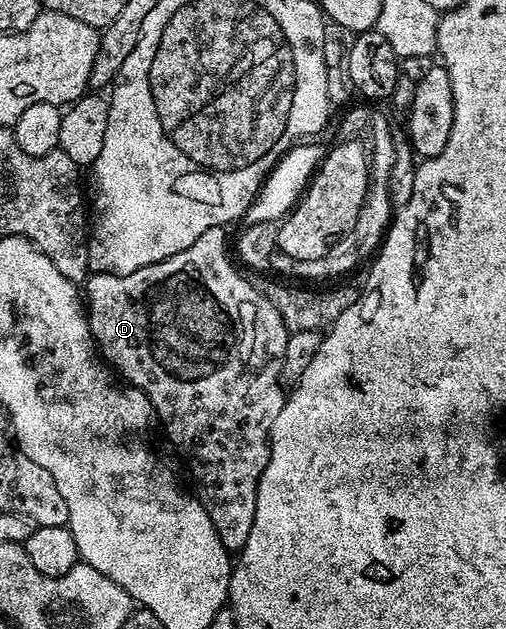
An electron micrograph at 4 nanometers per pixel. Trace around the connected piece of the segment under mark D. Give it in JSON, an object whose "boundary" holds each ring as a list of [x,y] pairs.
{"boundary":[[[226,227],[208,229],[208,233],[200,233],[198,240],[188,249],[184,249],[164,261],[148,265],[144,269],[136,269],[136,273],[128,273],[127,275],[91,274],[84,283],[84,303],[88,308],[90,334],[97,350],[98,347],[102,350],[100,352],[101,358],[129,386],[138,387],[146,394],[148,401],[154,407],[157,422],[159,419],[166,426],[167,437],[174,442],[175,449],[186,458],[190,465],[190,475],[194,478],[193,494],[208,513],[208,517],[212,517],[212,525],[216,525],[216,533],[223,545],[226,546],[227,551],[237,553],[248,541],[248,533],[252,533],[252,521],[256,517],[256,489],[270,456],[268,432],[270,426],[276,421],[276,417],[280,417],[280,409],[286,404],[282,383],[284,384],[286,353],[291,346],[292,335],[286,330],[284,321],[272,305],[272,301],[264,298],[257,286],[253,282],[249,283],[230,264],[230,259],[226,256],[226,233],[228,233]]]}

